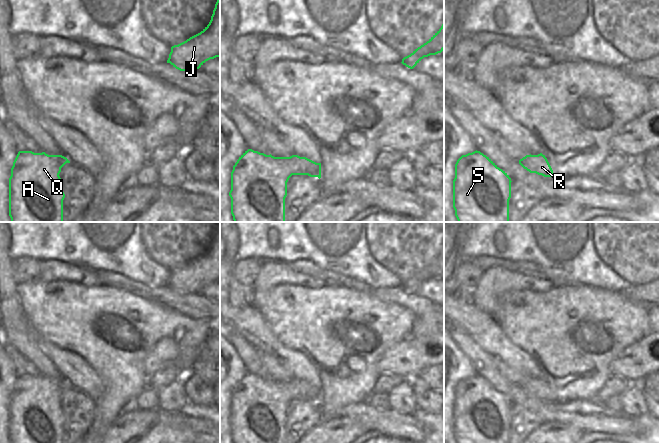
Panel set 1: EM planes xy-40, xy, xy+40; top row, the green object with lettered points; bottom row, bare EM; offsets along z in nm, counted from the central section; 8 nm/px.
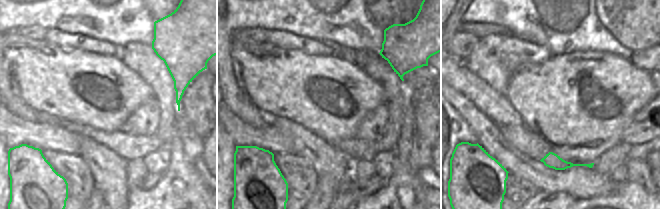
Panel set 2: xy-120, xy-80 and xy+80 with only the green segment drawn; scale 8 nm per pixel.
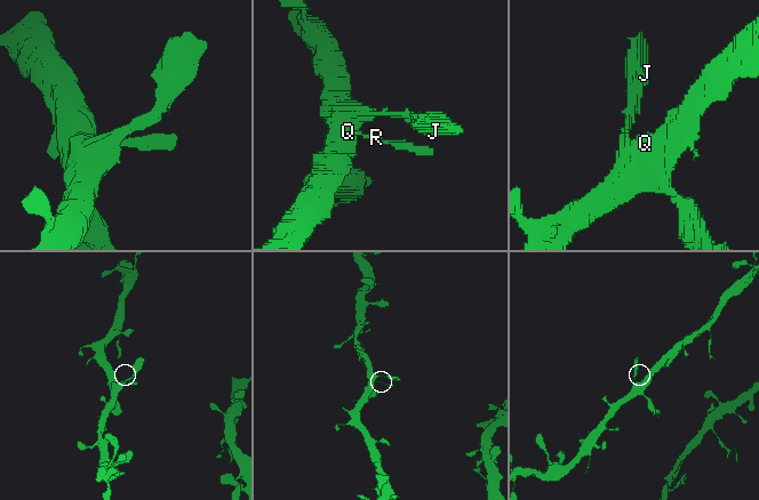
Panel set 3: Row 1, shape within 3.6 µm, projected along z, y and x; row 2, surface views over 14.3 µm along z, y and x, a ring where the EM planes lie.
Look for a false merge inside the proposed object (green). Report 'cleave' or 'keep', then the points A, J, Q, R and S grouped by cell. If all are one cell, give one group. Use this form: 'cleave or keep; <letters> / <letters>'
keep; A J Q R S

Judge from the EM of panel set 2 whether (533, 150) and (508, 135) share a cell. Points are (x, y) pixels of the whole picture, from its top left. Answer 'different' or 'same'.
same

